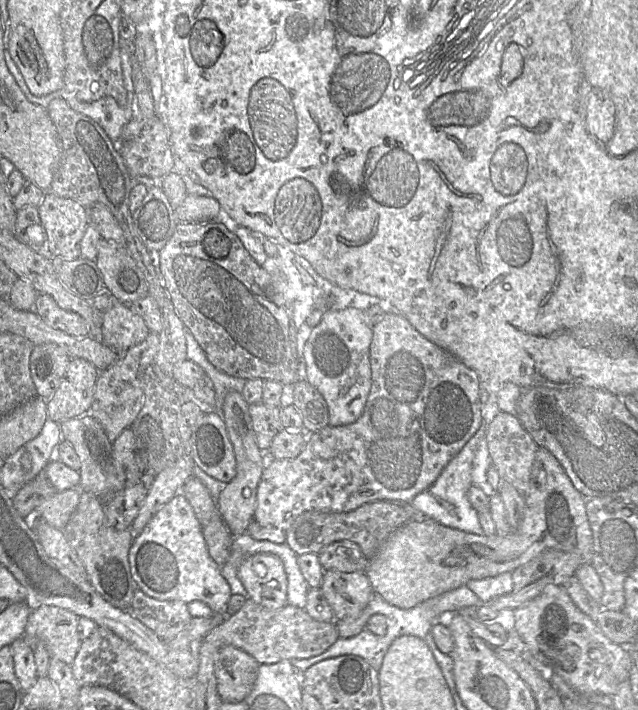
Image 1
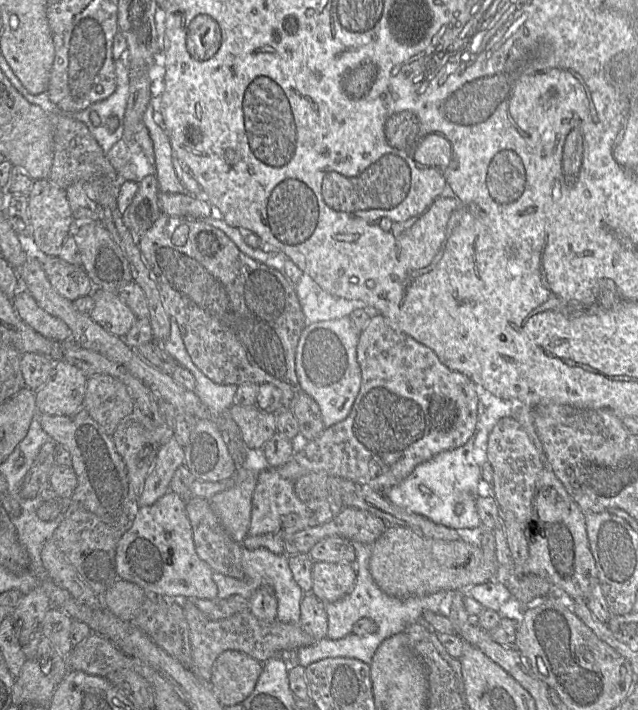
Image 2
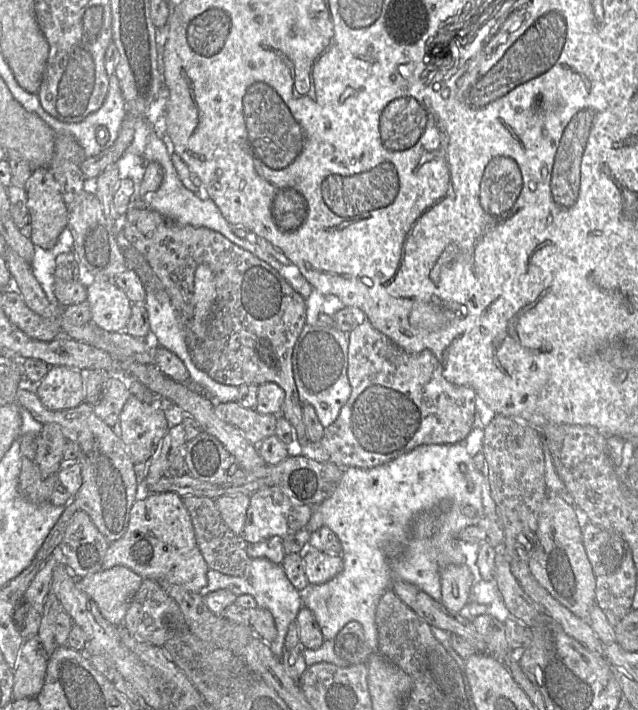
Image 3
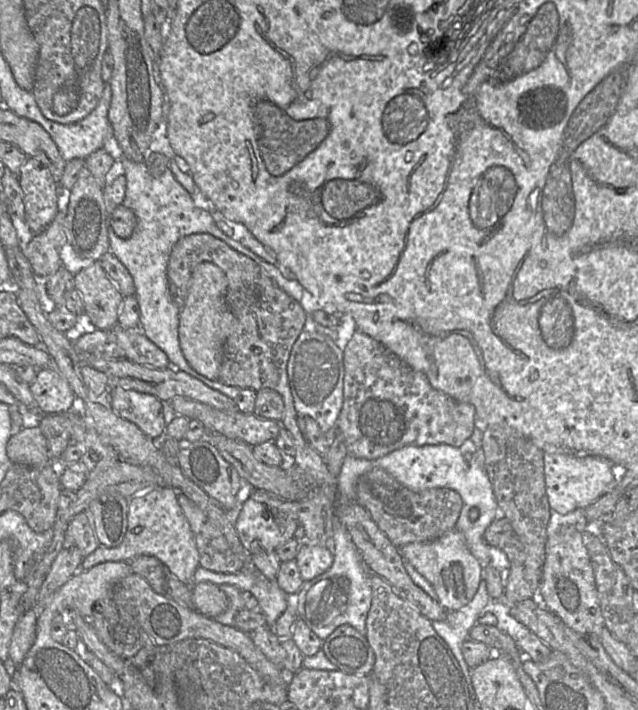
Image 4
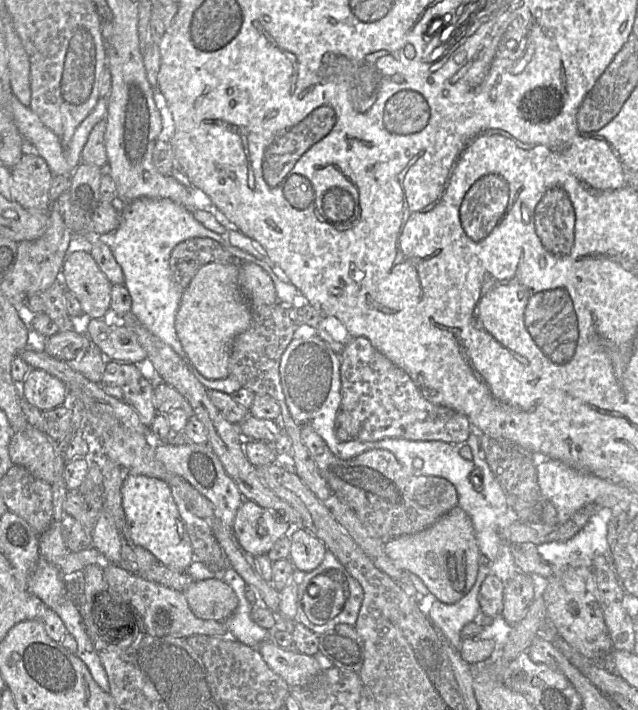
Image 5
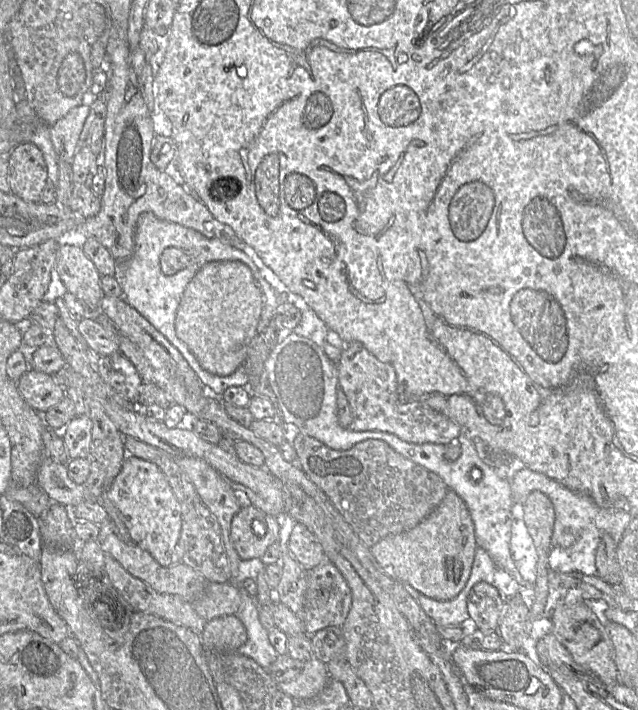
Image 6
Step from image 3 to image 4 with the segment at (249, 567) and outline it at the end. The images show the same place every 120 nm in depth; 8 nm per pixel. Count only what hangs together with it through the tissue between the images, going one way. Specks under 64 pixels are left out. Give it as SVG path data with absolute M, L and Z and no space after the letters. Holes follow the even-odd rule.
M198 566L192 585L210 582L216 585L229 584L240 591L250 592L258 600L258 610L266 618L267 626L275 626L277 619L286 610L288 594L283 591L276 580L268 579L257 569L243 569L237 573L217 573Z

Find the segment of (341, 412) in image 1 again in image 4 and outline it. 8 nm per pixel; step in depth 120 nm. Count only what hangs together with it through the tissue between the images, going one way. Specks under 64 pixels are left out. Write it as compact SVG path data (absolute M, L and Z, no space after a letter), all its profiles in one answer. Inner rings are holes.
M302 330L291 349L287 377L294 407L302 417L311 417L324 434L337 430L336 422L343 405L343 351L328 336Z

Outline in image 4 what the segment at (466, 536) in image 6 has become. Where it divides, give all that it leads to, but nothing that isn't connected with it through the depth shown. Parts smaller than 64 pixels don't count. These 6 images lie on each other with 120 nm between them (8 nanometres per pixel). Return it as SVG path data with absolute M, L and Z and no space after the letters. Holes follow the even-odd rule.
M455 528L439 538L427 542L412 542L397 547L408 561L434 588L437 601L447 611L459 610L468 604L483 578L483 567L469 551L465 538Z

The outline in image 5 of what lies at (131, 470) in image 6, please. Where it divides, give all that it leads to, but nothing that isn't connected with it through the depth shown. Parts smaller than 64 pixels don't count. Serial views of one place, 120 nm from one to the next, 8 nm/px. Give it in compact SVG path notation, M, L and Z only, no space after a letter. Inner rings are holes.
M127 474L121 487L122 507L132 541L152 553L169 569L186 572L194 560L190 538L169 484L143 475Z

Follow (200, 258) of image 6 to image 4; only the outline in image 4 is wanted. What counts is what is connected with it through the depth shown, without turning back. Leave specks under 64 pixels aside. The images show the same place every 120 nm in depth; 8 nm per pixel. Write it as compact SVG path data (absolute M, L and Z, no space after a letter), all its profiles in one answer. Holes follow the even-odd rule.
M121 154L120 156L122 157L126 177L125 197L122 204L134 212L137 223L132 235L123 239L118 237L109 225L110 218L108 215L107 233L110 251L127 268L133 278L135 286L134 296L140 309L139 329L167 355L172 367L186 372L208 387L234 400L238 396L240 388L225 385L218 380L210 380L197 373L188 364L181 351L178 336L180 309L170 299L167 281L167 265L173 246L184 236L194 233L207 233L254 260L275 280L281 290L297 302L301 300L304 288L296 279L286 278L275 265L265 261L240 242L233 240L222 232L217 227L210 211L195 206L190 194L176 180L169 167L161 176L154 177L148 172L144 162L137 163L124 158Z

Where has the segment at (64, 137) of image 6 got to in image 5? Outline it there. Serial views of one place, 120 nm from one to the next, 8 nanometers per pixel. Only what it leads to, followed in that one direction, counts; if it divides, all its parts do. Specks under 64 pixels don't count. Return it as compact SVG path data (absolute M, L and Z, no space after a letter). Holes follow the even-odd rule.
M12 93L10 97L10 107L16 126L24 139L29 141L37 149L37 154L41 156L47 163L53 175L72 174L74 169L81 162L81 151L87 141L89 133L96 123L104 119L107 112L107 99L99 97L93 110L83 119L83 121L75 129L69 142L68 151L63 151L60 141L56 134L43 124L40 118L35 114L29 106L23 105L19 99Z

